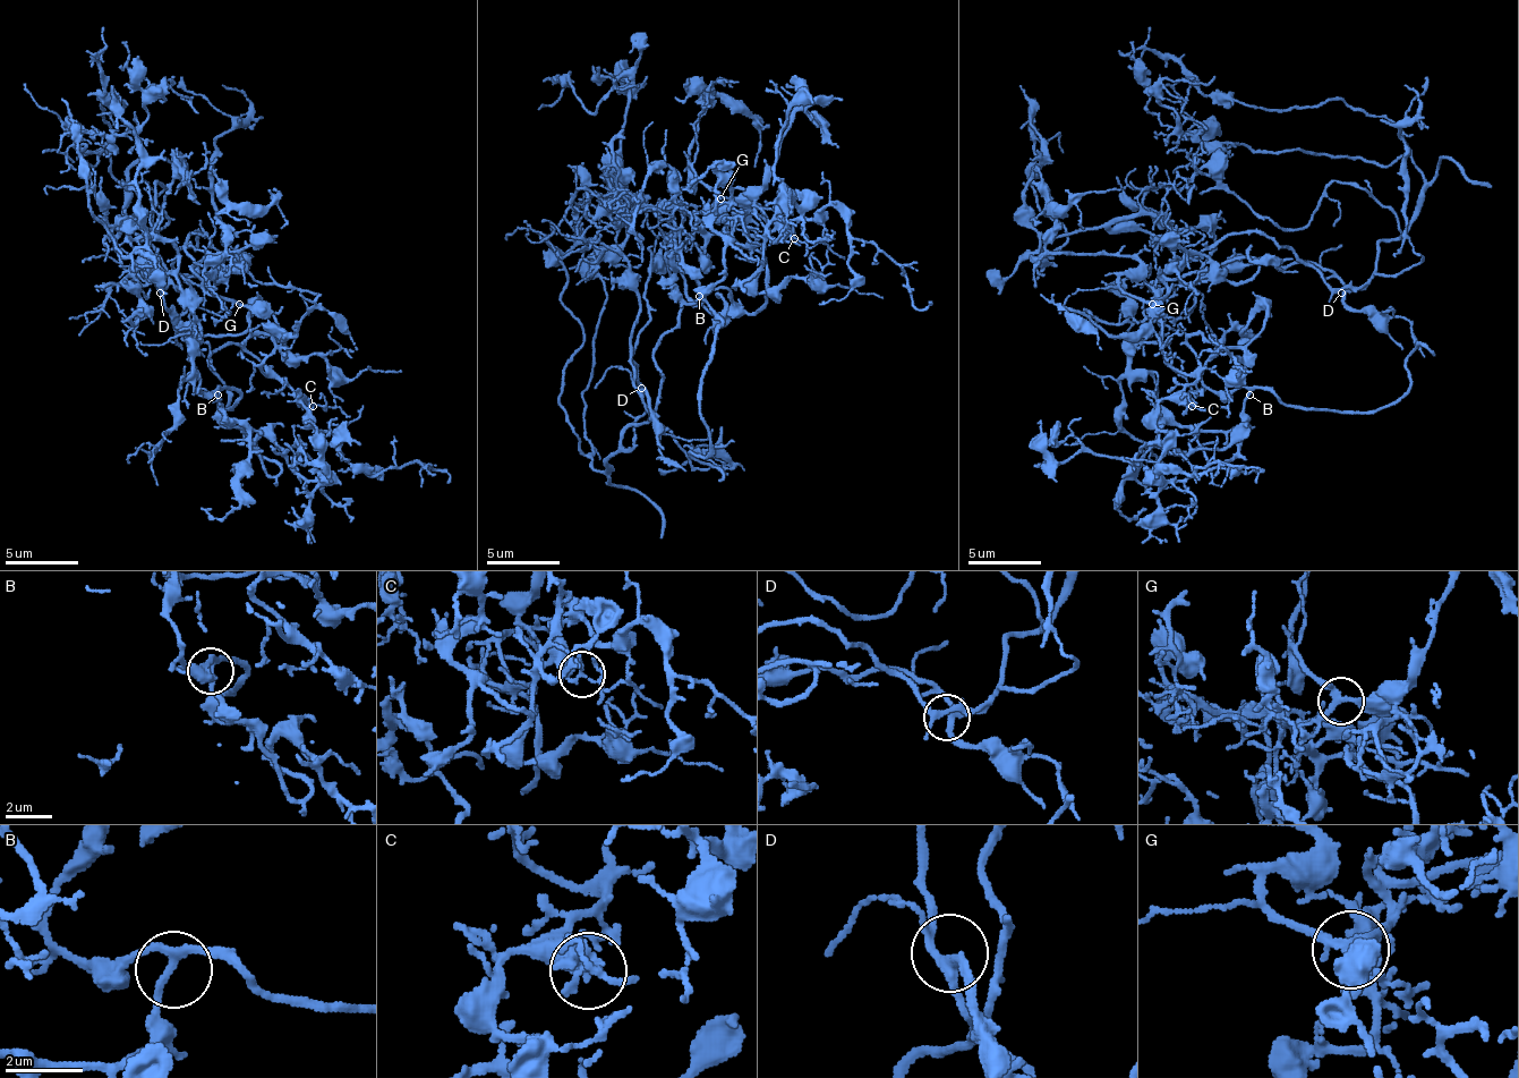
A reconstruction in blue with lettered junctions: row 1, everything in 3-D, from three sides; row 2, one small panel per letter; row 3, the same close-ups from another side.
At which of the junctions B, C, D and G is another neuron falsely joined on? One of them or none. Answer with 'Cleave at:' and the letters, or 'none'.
Cleave at: none

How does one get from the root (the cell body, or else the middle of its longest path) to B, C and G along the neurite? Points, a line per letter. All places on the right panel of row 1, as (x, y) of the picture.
B: (1159, 332), (1192, 373), (1192, 337), (1243, 347), (1264, 307), (1202, 370), (1213, 391), (1249, 395)
C: (1159, 332), (1162, 355), (1177, 370), (1195, 376), (1184, 391), (1184, 398), (1192, 406)
G: (1159, 332), (1151, 322), (1151, 304)

